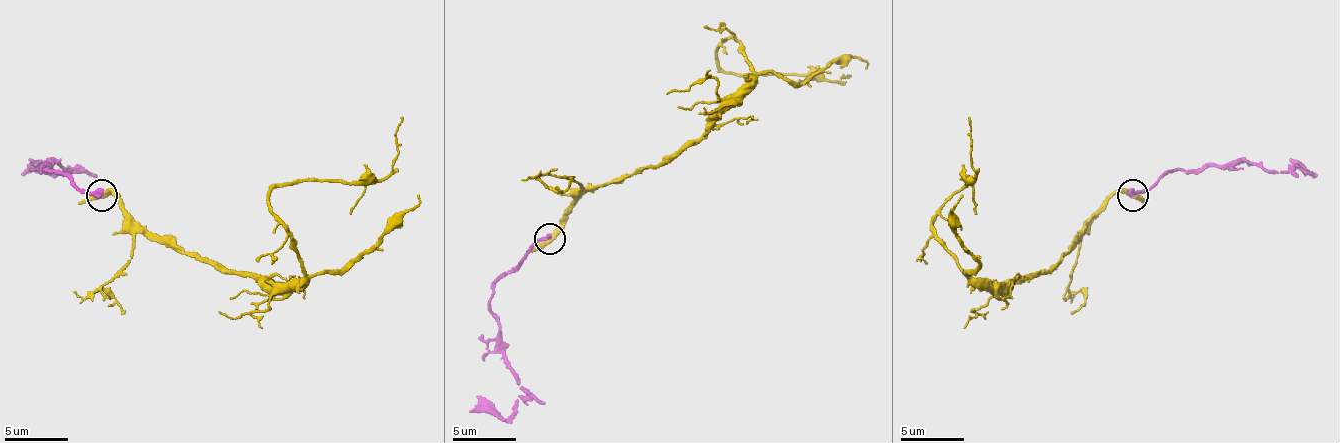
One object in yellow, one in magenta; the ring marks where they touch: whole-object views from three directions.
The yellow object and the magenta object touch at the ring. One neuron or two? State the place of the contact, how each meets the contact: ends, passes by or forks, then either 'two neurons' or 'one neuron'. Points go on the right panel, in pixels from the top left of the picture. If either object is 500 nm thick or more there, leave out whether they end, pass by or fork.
place (1132, 195); yellow passes by; magenta ends; two neurons

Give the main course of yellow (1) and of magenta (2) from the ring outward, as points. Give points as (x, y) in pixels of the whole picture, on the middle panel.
1: (549, 239), (587, 192), (682, 153), (733, 103), (752, 68), (733, 39), (720, 46), (736, 74), (847, 74)
2: (549, 239), (501, 277), (488, 303), (501, 360), (523, 392), (517, 407), (498, 417), (476, 395)

